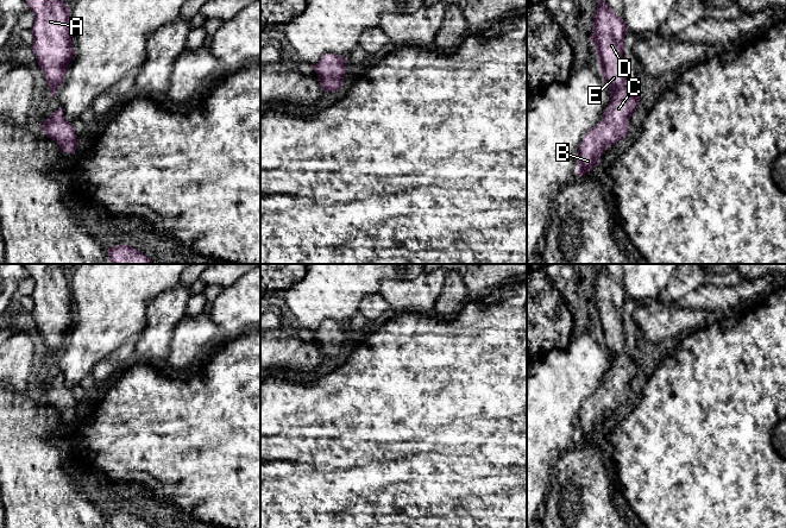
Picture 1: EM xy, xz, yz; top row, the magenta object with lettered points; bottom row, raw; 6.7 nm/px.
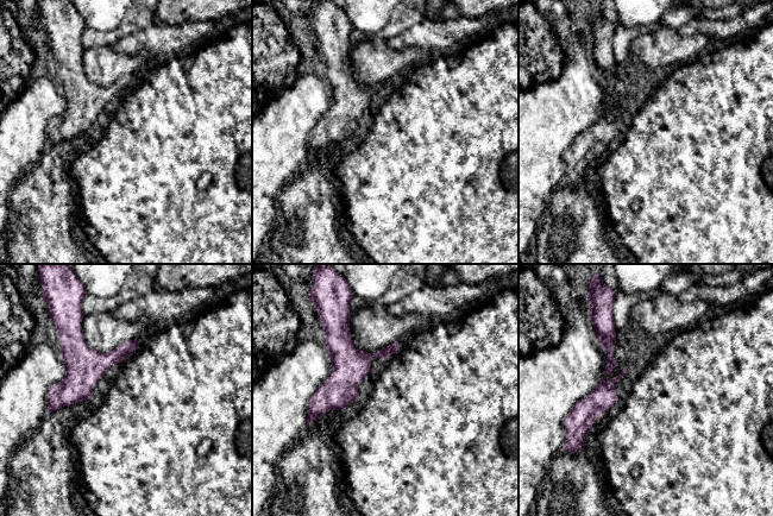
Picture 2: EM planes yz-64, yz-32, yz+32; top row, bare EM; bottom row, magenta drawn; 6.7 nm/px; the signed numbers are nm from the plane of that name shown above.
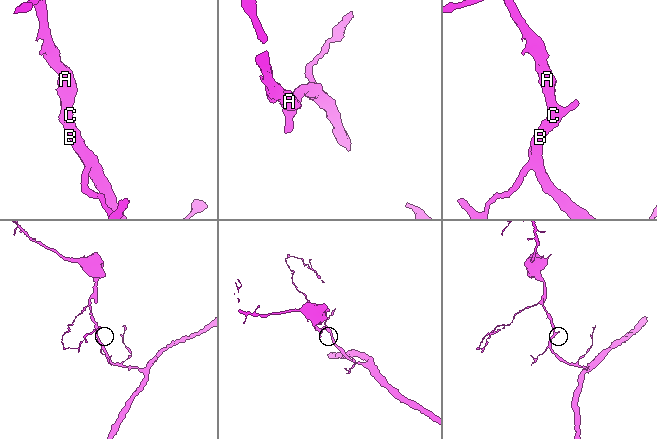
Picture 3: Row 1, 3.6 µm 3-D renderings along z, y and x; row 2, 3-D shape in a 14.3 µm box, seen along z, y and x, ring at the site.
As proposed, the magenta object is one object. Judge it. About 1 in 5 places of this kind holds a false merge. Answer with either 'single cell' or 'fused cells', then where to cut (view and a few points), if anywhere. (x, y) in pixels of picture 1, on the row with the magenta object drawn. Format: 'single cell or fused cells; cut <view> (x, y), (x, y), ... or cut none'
single cell; cut none

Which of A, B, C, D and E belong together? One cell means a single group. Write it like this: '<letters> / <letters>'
A B C D E

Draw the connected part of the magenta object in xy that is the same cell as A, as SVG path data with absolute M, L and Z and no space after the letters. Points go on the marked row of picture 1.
M63 0L25 1L34 14L31 49L51 89L50 98L63 82L74 55L69 7Z

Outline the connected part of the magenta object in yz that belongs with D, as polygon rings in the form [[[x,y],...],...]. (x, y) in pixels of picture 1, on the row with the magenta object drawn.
[[[598,0],[598,7],[593,15],[592,33],[590,38],[595,45],[595,51],[599,63],[600,75],[610,89],[610,102],[597,126],[589,130],[579,145],[577,155],[576,176],[580,177],[600,163],[600,156],[610,145],[616,144],[622,138],[629,136],[629,119],[636,112],[641,100],[637,92],[631,92],[625,86],[625,67],[623,59],[623,38],[628,27],[605,2]]]

